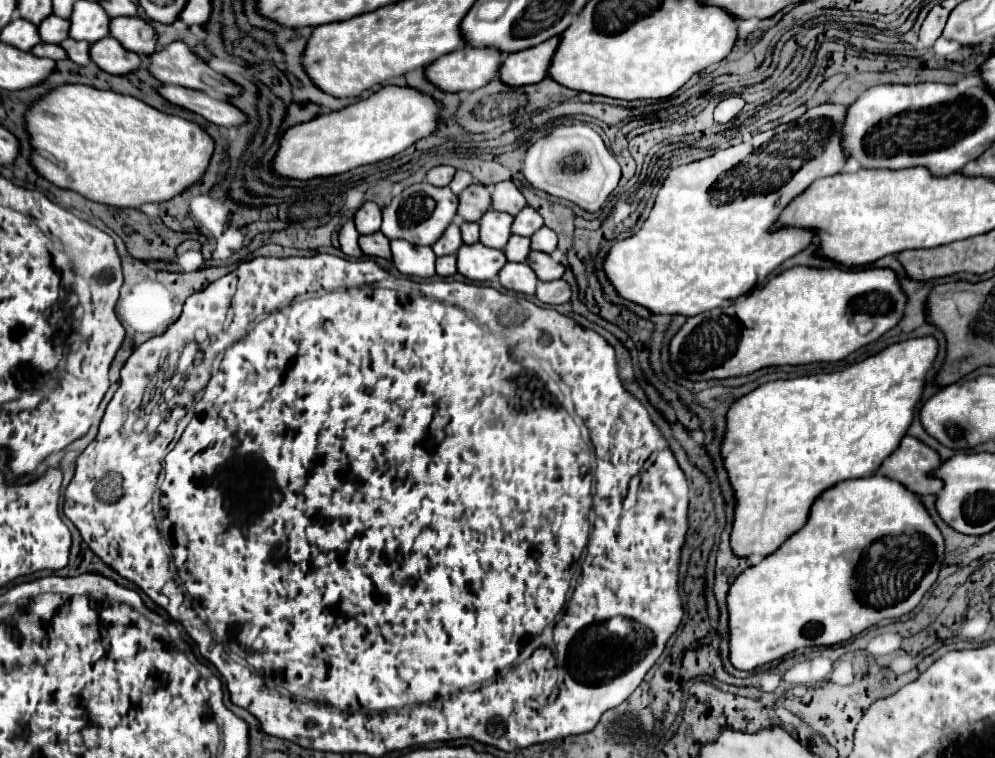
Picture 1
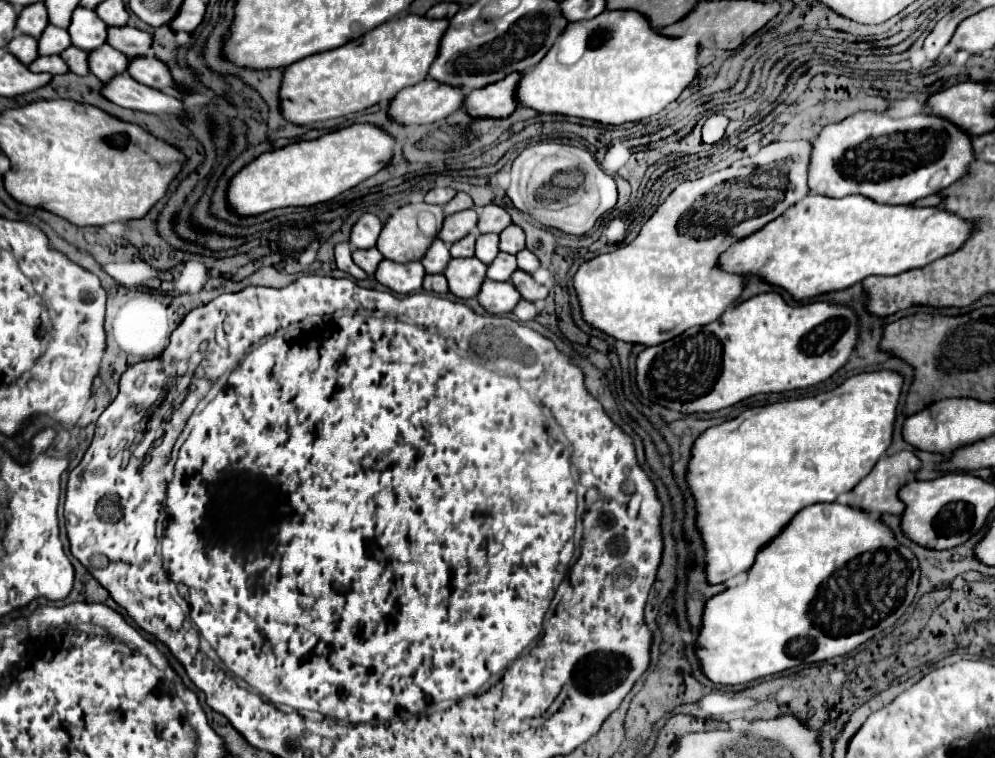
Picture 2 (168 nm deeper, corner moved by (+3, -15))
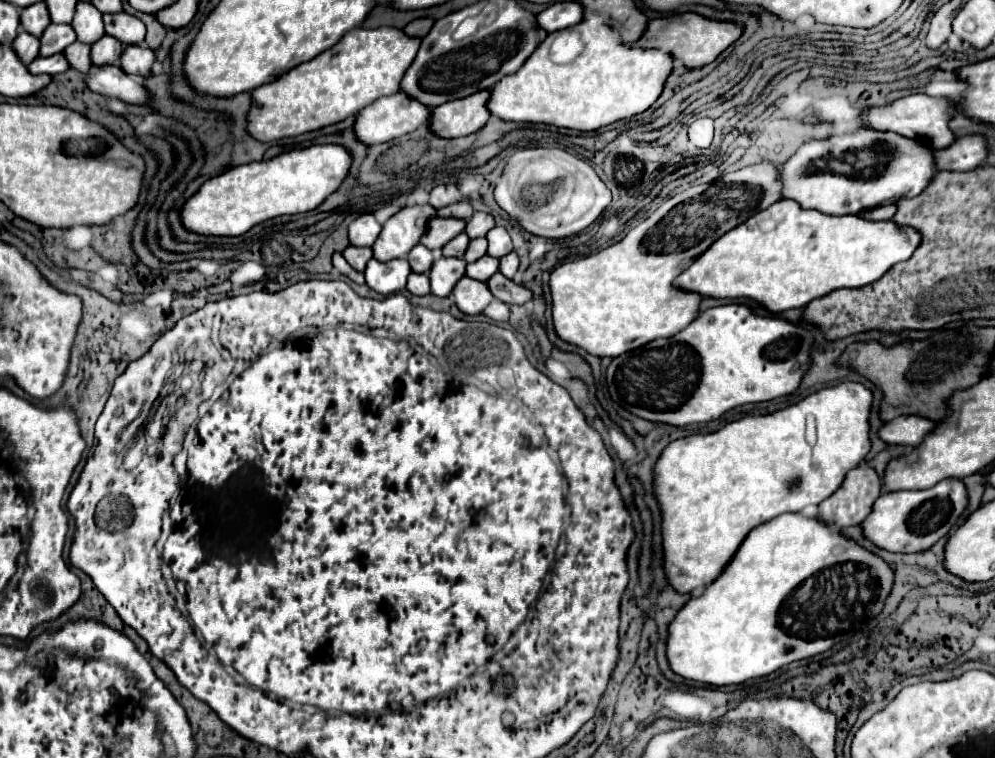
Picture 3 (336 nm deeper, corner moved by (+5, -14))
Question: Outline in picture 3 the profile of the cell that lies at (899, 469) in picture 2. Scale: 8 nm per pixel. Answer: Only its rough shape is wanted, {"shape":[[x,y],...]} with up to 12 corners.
{"shape":[[873,467],[851,469],[819,505],[819,517],[845,529],[863,523],[881,493]]}

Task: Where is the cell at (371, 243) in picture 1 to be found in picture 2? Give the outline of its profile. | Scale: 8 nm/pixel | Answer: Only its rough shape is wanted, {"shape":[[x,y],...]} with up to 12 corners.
{"shape":[[377,248],[353,250],[353,262],[369,276],[383,260]]}

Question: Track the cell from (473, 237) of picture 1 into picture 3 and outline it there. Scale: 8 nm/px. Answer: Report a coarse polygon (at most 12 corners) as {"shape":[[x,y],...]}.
{"shape":[[459,233],[443,247],[443,257],[463,257],[469,237]]}

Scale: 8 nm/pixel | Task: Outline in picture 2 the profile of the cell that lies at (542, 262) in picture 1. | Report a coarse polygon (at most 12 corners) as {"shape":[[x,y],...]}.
{"shape":[[515,270],[509,282],[523,300],[545,300],[549,290],[527,272]]}

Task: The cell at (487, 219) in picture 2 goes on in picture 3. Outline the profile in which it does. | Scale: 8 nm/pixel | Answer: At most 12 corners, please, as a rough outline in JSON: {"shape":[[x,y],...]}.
{"shape":[[477,213],[467,221],[471,239],[485,237],[495,227],[493,215]]}

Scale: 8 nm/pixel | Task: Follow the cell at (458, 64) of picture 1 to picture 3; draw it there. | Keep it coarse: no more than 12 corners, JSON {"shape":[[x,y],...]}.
{"shape":[[403,95],[359,111],[355,135],[385,143],[431,121],[431,107]]}

